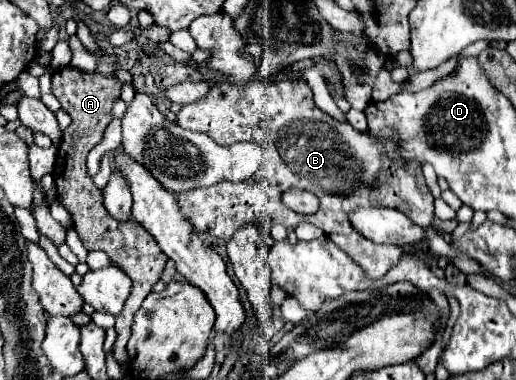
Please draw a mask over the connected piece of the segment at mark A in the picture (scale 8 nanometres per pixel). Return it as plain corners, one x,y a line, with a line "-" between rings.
63,66
53,72
51,76
51,94
61,102
61,108
71,116
71,126
63,130
63,138
59,144
59,156
57,156
57,168
53,172
55,188
57,188
57,202
65,206
65,210
73,218
73,226
87,250
103,250
111,256
111,262
121,268
131,280
133,286
131,294
125,303
125,308
115,318
115,330
117,340
113,344
113,356
117,362
127,360
127,340
131,334
133,314
139,310
143,298
151,292
151,286
161,278
161,272
165,268
167,256
157,246
155,238
135,220
119,222
103,206
101,190
93,184
91,176
87,174
85,158
91,148
95,148
103,140
103,132
107,124
111,122
111,104
121,92
121,82
115,78
105,78
101,74
87,74
81,72
75,66

